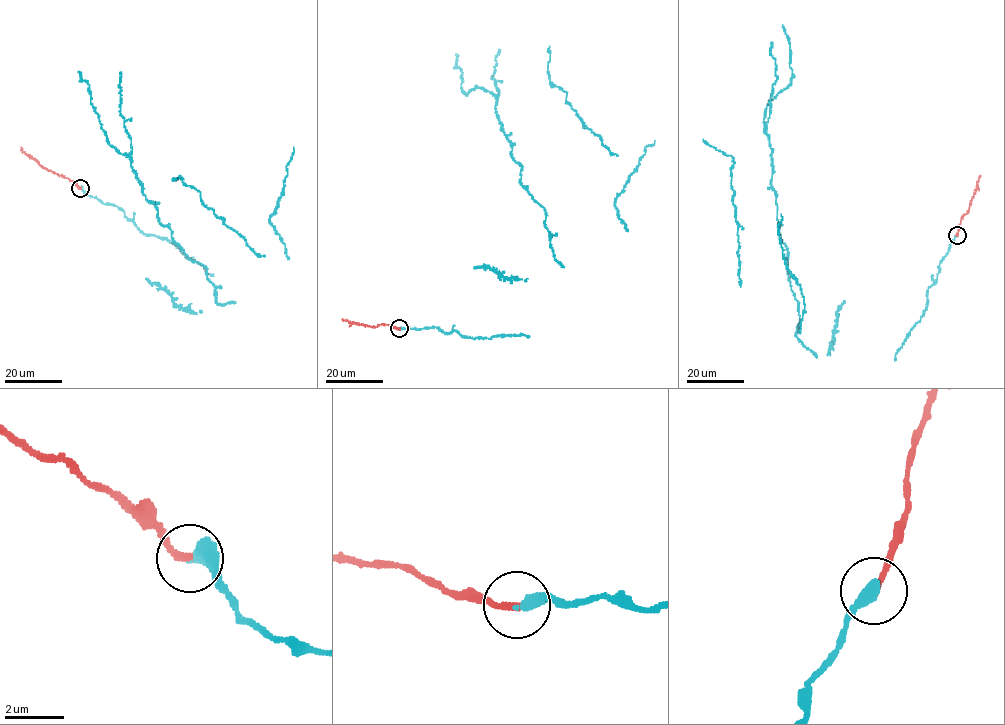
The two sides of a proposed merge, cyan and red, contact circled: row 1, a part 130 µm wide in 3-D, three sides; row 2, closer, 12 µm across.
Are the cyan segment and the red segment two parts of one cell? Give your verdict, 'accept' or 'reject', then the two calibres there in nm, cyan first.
reject; calibres 420 and 220 nm

